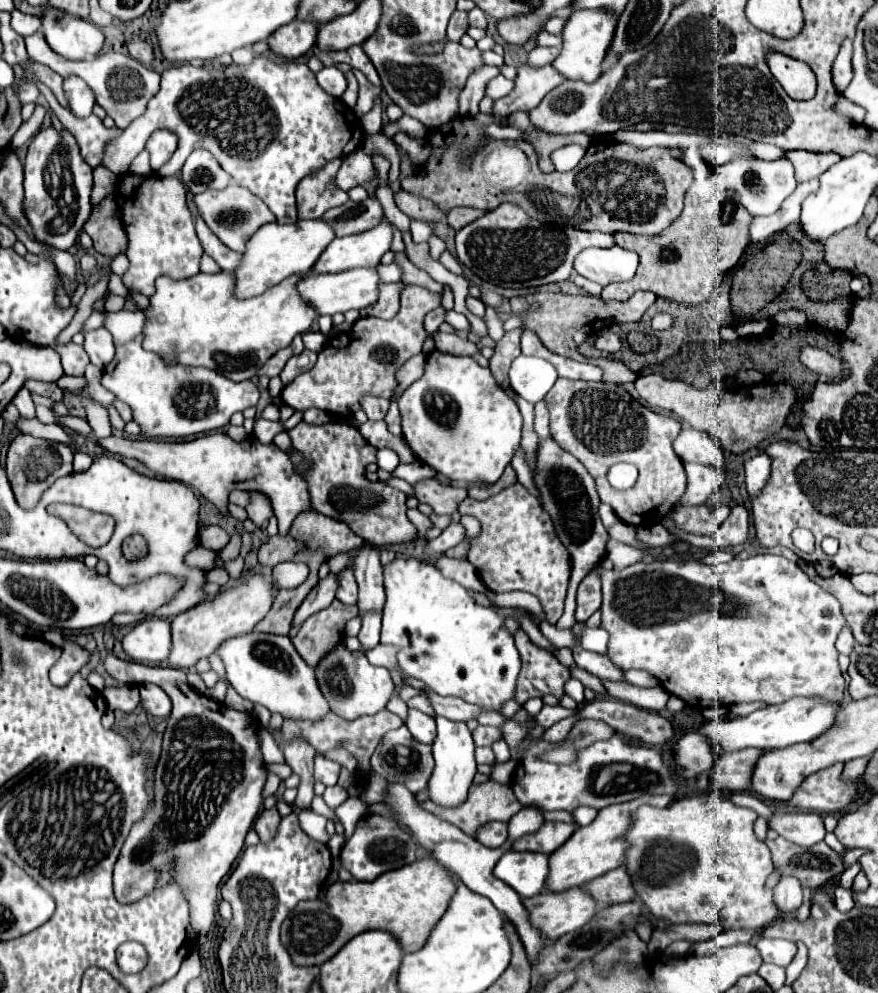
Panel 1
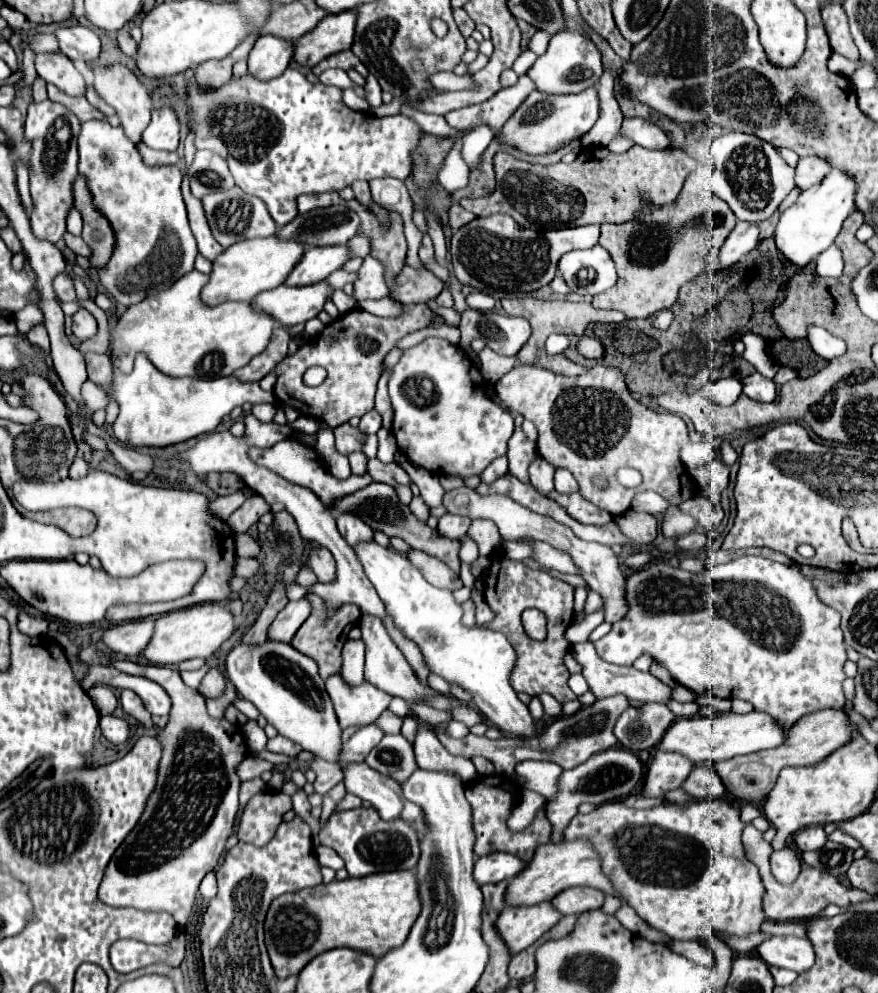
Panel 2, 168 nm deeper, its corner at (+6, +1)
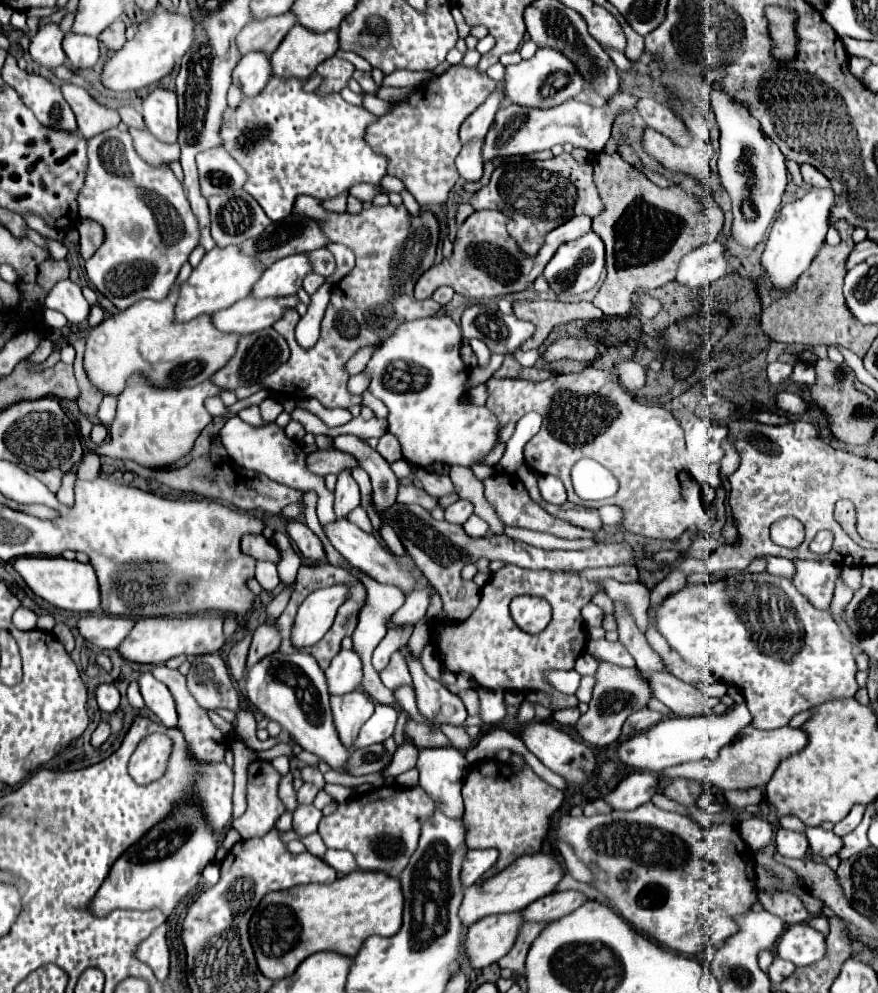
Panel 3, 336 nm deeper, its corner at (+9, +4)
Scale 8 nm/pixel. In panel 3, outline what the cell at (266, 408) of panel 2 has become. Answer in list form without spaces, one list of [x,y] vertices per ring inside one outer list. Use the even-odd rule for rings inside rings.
[[[266,399],[266,401],[260,403],[260,411],[262,411],[262,419],[264,419],[266,423],[274,423],[276,417],[278,417],[284,409],[282,409],[282,405],[280,405],[276,399]]]

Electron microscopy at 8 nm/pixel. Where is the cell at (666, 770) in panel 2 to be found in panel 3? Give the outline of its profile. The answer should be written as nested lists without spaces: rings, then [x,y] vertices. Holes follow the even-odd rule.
[[[636,771],[618,783],[614,791],[610,791],[604,801],[614,811],[632,811],[650,801],[650,797],[658,791],[658,773]]]

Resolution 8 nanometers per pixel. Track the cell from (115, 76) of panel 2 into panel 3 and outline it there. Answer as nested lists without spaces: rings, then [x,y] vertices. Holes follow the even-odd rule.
[[[130,129],[130,135],[134,139],[134,149],[140,157],[144,157],[144,161],[148,161],[150,165],[170,165],[174,161],[180,159],[180,147],[168,145],[168,143],[160,143],[150,131],[142,129]]]

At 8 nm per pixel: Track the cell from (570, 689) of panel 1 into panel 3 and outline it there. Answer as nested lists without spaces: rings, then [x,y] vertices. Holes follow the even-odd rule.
[[[572,669],[572,671],[548,671],[544,673],[544,679],[548,681],[548,685],[552,685],[552,689],[566,693],[566,695],[574,695],[578,685],[580,685],[580,675]]]

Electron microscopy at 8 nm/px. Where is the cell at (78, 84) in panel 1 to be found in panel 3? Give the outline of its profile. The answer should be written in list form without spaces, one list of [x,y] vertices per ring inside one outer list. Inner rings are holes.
[[[46,23],[40,31],[30,39],[30,55],[44,69],[52,69],[66,63],[66,55],[62,51],[64,31],[56,23]]]

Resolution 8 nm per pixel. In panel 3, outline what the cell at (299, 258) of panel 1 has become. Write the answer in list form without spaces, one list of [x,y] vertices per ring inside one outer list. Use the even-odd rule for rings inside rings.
[[[230,245],[224,249],[214,247],[212,251],[208,251],[204,255],[200,265],[192,269],[188,281],[180,285],[180,297],[178,297],[178,303],[174,309],[176,323],[184,323],[198,315],[212,315],[216,311],[228,309],[236,301],[250,295],[254,283],[260,279],[262,273],[264,273],[264,269],[258,265],[258,261],[244,255],[240,251],[240,247],[236,247],[236,245]]]

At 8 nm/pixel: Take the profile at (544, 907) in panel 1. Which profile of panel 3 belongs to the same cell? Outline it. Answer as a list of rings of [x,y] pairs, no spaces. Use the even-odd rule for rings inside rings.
[[[522,913],[490,915],[468,927],[464,937],[464,957],[470,969],[482,969],[504,957],[524,923]]]

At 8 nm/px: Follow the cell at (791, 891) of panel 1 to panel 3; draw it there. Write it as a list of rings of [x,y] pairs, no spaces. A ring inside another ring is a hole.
[[[778,829],[776,831],[776,849],[784,857],[804,857],[808,851],[808,839],[804,833],[788,831],[788,829]]]

